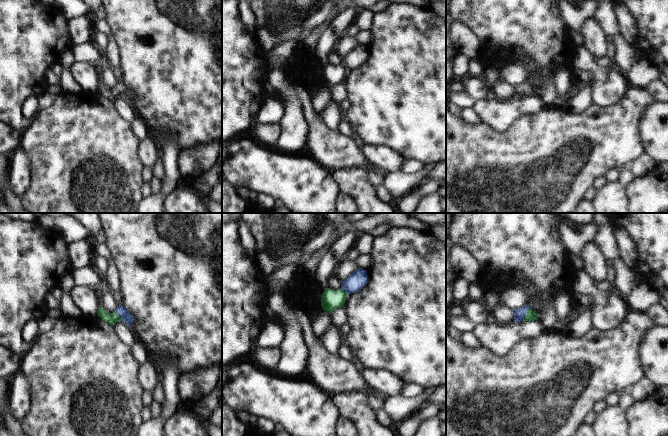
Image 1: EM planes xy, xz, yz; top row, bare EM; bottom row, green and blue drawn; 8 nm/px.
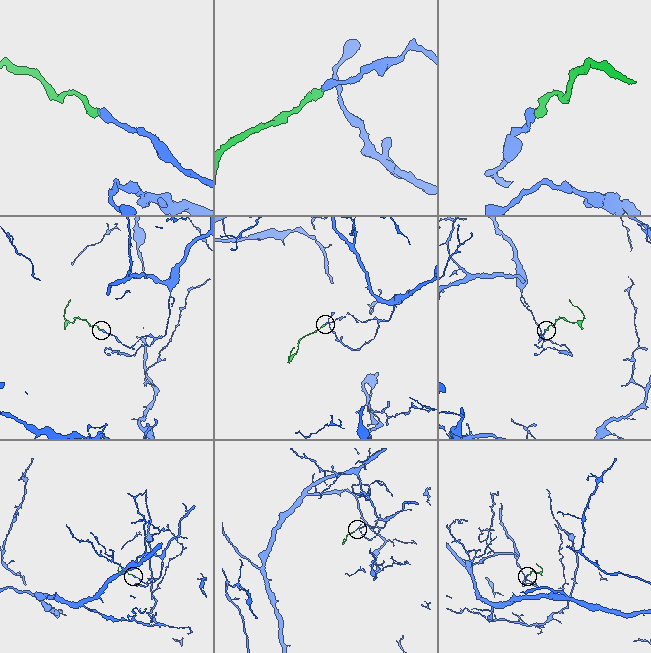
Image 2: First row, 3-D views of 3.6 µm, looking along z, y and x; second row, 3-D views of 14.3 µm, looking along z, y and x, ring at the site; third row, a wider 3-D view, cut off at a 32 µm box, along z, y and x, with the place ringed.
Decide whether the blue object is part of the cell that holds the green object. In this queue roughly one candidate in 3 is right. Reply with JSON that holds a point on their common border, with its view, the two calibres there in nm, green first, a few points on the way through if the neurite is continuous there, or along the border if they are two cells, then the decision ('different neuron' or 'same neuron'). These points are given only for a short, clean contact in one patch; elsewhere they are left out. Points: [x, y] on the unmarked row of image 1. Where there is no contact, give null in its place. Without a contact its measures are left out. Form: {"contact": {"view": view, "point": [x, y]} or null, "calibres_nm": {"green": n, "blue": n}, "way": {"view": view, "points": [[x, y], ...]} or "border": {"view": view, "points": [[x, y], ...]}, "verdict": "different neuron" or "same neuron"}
{"contact": {"view": "yz", "point": [526, 90]}, "calibres_nm": {"green": 80, "blue": 90}, "way": {"view": "yz", "points": [[531, 91], [526, 90], [519, 89]]}, "verdict": "same neuron"}

